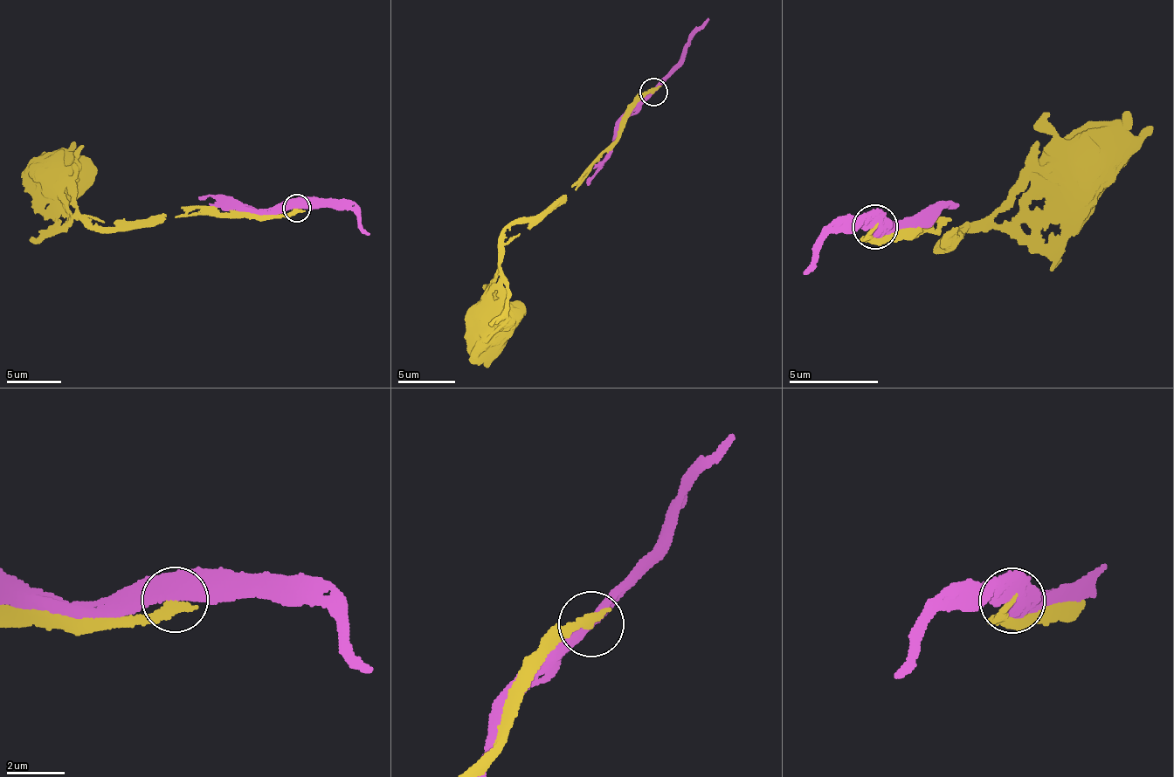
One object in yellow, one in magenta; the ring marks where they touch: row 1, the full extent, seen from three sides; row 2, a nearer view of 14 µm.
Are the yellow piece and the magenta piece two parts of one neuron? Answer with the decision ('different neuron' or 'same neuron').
different neuron

